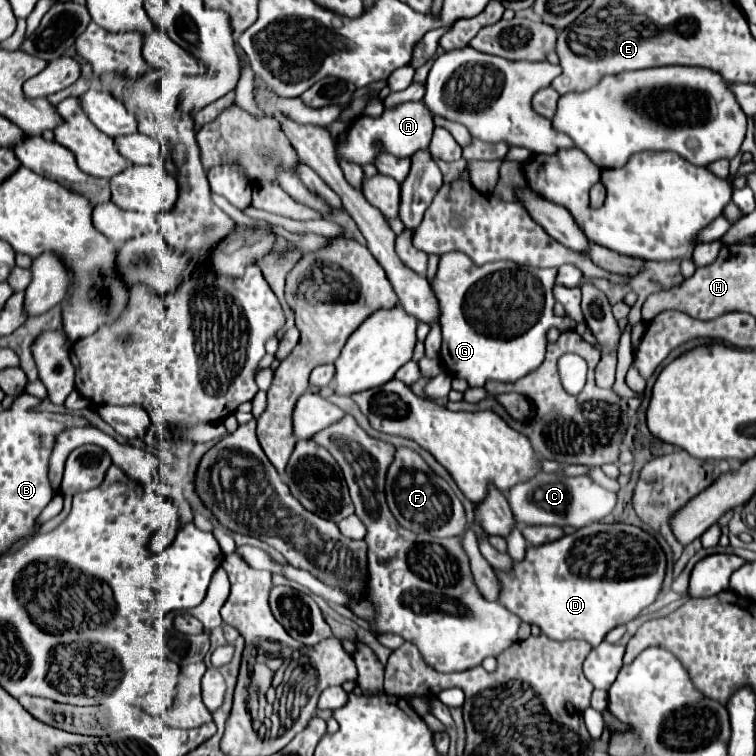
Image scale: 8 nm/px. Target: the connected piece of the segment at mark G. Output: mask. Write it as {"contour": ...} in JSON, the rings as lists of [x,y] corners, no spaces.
{"contour":[[[463,252],[441,254],[431,286],[441,304],[443,344],[439,356],[449,376],[463,378],[469,386],[483,386],[489,380],[517,382],[537,370],[545,360],[547,330],[555,326],[561,330],[575,328],[571,318],[553,312],[555,274],[555,268],[535,274],[535,268],[507,260],[475,266]]]}

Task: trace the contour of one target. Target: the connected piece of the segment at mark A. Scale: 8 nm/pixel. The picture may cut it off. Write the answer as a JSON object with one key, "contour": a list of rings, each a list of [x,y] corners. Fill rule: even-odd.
{"contour":[[[403,102],[393,108],[387,108],[379,118],[371,116],[359,116],[349,126],[349,138],[343,144],[337,144],[337,154],[341,158],[347,158],[355,164],[371,164],[377,156],[377,148],[373,148],[375,140],[381,140],[385,146],[385,152],[397,154],[397,156],[413,156],[419,150],[425,150],[431,142],[433,134],[433,114],[423,106],[423,102]]]}

